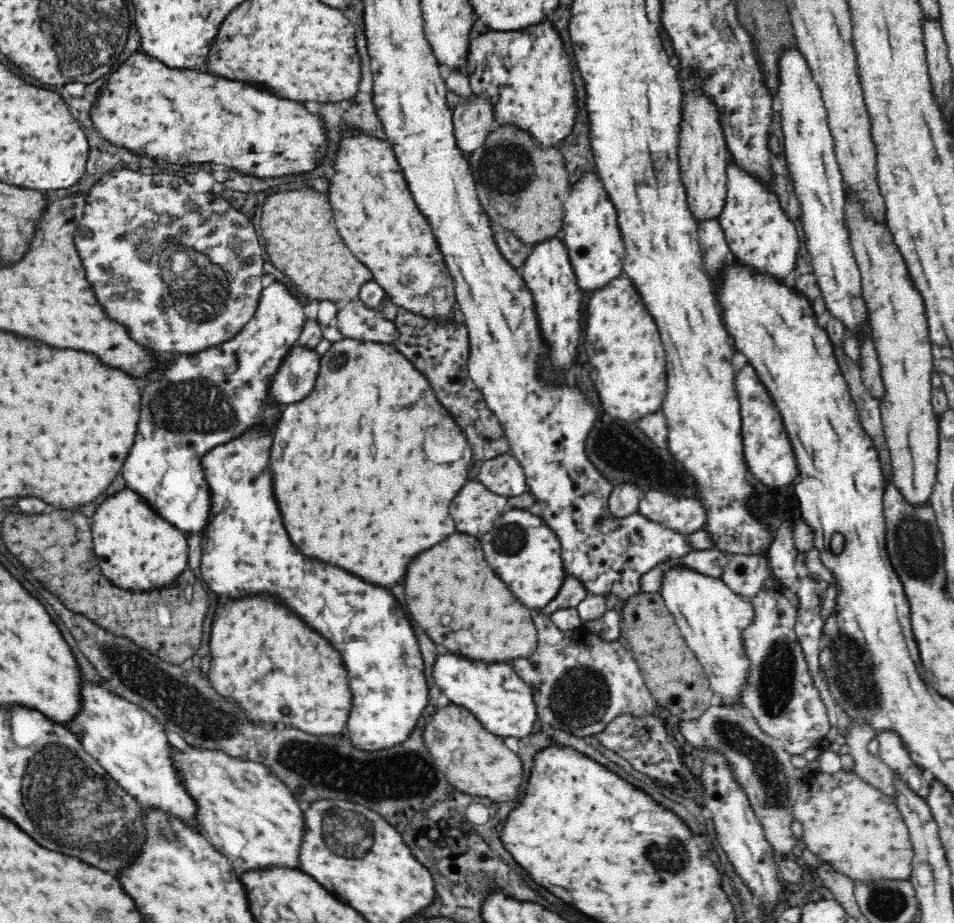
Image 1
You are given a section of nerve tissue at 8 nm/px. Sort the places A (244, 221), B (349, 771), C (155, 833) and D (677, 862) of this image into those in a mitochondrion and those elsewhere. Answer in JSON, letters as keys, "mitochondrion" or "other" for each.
{"A":"other","B":"mitochondrion","C":"mitochondrion","D":"mitochondrion"}

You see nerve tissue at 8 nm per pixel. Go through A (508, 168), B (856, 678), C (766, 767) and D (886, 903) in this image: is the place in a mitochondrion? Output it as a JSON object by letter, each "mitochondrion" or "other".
{"A":"mitochondrion","B":"mitochondrion","C":"mitochondrion","D":"mitochondrion"}

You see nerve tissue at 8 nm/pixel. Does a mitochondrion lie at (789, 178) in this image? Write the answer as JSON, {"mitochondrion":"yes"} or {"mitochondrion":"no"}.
{"mitochondrion":"no"}

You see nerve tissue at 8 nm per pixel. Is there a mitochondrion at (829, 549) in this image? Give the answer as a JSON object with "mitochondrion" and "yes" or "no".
{"mitochondrion":"no"}

